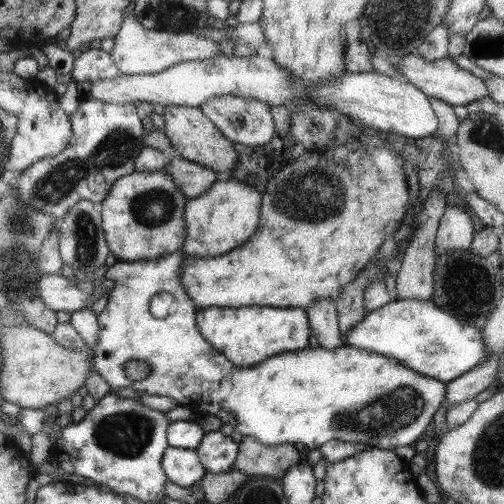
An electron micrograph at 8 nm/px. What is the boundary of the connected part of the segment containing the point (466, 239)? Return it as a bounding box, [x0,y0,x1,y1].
[435,205,474,255]

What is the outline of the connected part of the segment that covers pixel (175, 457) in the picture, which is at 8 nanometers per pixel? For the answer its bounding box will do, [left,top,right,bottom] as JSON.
[161,446,207,488]

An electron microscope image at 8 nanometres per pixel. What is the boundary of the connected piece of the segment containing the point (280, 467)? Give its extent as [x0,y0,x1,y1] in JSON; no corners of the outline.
[234,436,301,480]

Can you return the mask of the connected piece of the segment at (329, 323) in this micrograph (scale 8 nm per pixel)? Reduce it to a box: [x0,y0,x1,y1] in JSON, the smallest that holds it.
[306,299,345,350]

